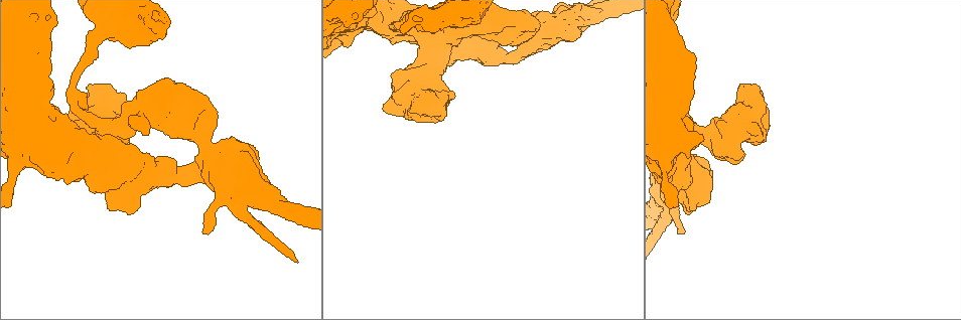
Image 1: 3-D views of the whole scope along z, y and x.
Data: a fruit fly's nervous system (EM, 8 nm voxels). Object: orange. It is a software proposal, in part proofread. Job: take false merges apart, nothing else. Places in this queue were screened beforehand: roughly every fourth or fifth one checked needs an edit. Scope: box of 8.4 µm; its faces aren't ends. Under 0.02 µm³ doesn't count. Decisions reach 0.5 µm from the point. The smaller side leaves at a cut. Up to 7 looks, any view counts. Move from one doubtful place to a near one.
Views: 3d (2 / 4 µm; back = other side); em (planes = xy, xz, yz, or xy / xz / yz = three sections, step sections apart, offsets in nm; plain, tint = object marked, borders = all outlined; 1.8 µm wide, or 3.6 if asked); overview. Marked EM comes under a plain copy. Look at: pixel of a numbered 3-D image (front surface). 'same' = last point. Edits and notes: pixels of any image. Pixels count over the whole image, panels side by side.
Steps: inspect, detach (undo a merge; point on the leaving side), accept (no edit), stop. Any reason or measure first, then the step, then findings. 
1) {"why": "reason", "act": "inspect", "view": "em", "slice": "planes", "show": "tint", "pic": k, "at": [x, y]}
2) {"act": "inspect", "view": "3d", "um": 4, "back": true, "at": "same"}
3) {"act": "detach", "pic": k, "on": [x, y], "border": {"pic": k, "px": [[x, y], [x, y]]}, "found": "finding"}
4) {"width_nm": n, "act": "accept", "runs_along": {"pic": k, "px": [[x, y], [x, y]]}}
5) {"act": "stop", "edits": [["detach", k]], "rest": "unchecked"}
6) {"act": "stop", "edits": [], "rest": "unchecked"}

{"why": "thick turns thin", "act": "inspect", "view": "em", "um": 3.6, "slice": "xy", "step": 16, "show": "tint", "pic": 1, "at": [418, 90]}

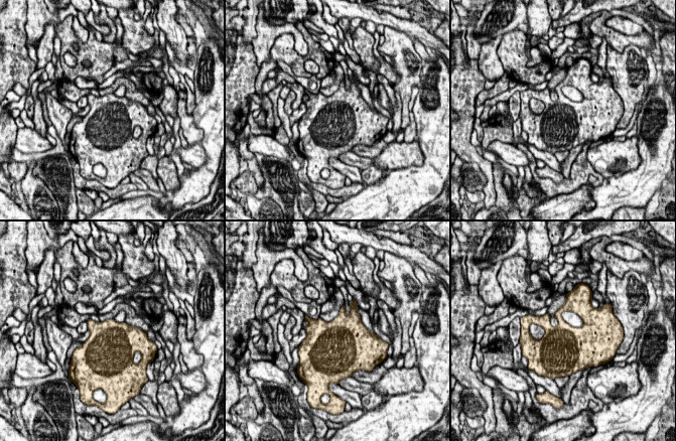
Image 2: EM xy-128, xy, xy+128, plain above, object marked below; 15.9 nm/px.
{"act": "inspect", "view": "em", "um": 3.6, "slice": "planes", "show": "tint", "at": "same"}

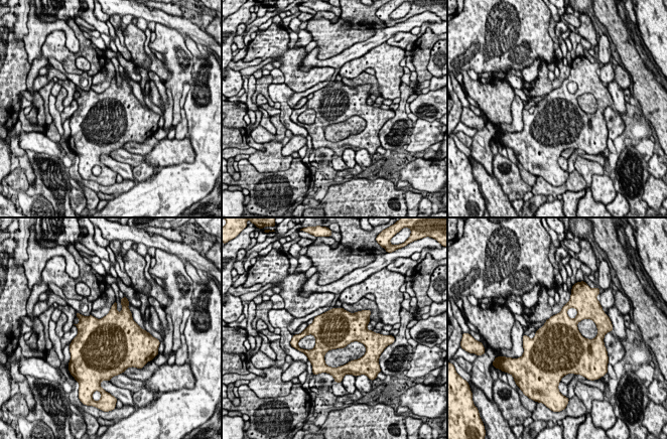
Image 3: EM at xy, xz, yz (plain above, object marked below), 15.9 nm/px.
{"width_nm": 650, "act": "accept", "found": "all the same cell"}

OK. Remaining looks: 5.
{"why": "calibre changes", "act": "inspect", "view": "3d", "um": 4, "pic": 1, "at": [133, 159]}

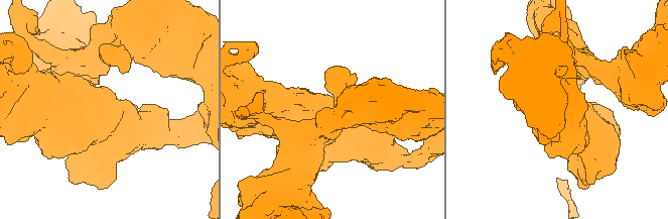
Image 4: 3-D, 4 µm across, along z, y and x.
{"act": "inspect", "view": "em", "um": 3.6, "slice": "yz", "step": 8, "show": "tint", "pic": 4, "at": [108, 106]}

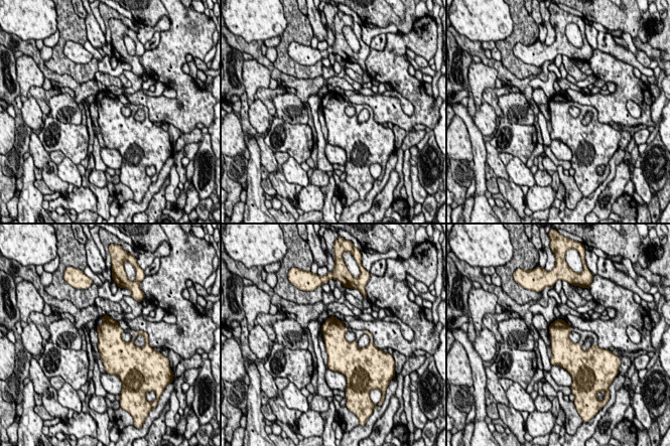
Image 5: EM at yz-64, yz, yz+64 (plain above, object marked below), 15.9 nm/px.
{"why": "another direction", "act": "inspect", "view": "em", "um": 3.6, "slice": "planes", "show": "tint", "at": "same"}

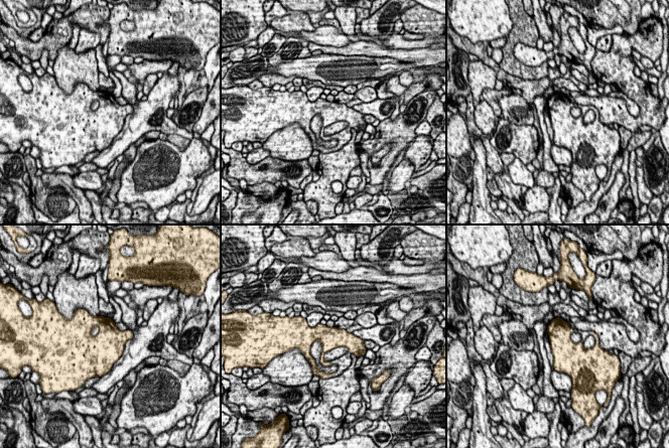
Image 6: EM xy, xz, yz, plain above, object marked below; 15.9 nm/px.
{"act": "accept", "runs_along": {"pic": 6, "px": [[304, 336], [341, 337], [361, 346]]}, "found": "one cell here"}

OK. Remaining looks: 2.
{"why": "thick turns thin", "act": "inspect", "view": "em", "um": 3.6, "slice": "planes", "show": "tint", "pic": 1, "at": [208, 168]}

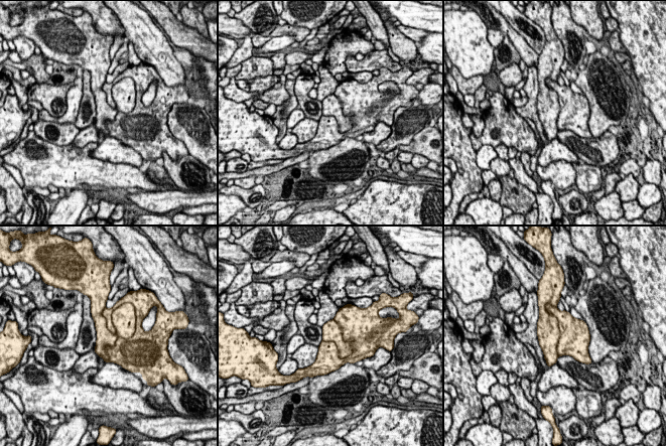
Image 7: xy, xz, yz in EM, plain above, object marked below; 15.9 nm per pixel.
{"act": "detach", "pic": 7, "on": [334, 333], "found": "a second cell is stuck on"}

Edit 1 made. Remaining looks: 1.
{"act": "stop", "edits": [["detach", 7]], "rest": "unchecked"}

